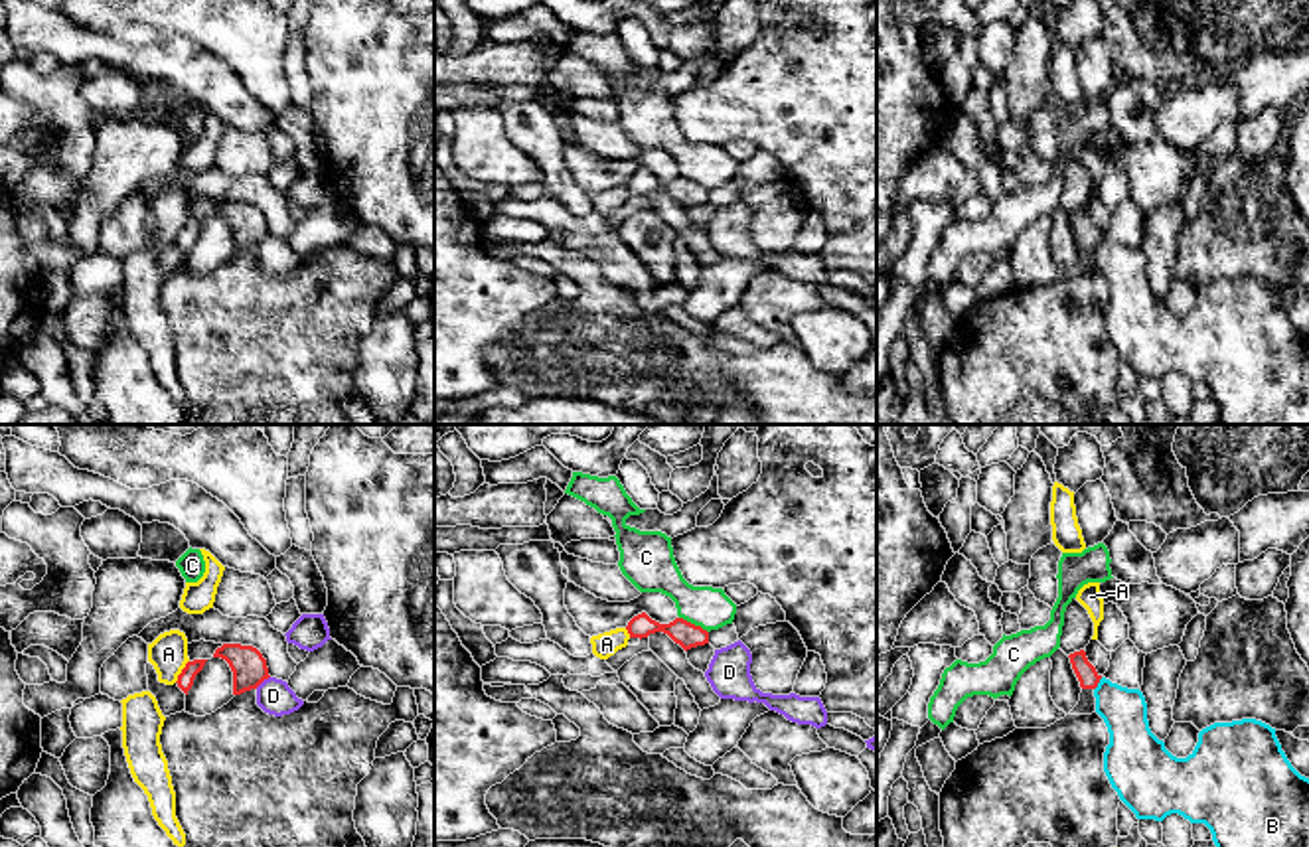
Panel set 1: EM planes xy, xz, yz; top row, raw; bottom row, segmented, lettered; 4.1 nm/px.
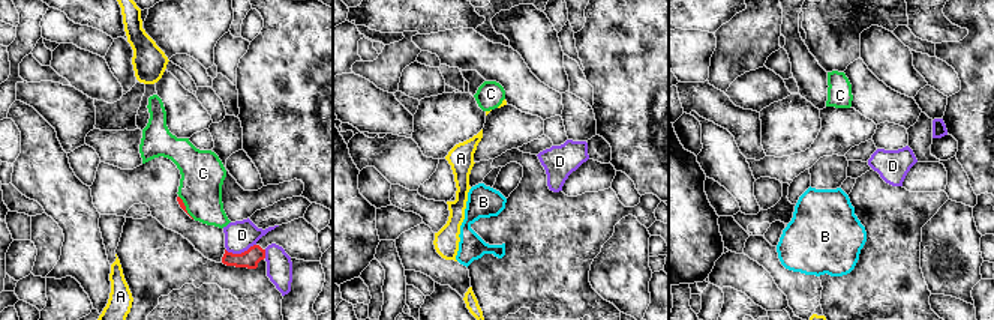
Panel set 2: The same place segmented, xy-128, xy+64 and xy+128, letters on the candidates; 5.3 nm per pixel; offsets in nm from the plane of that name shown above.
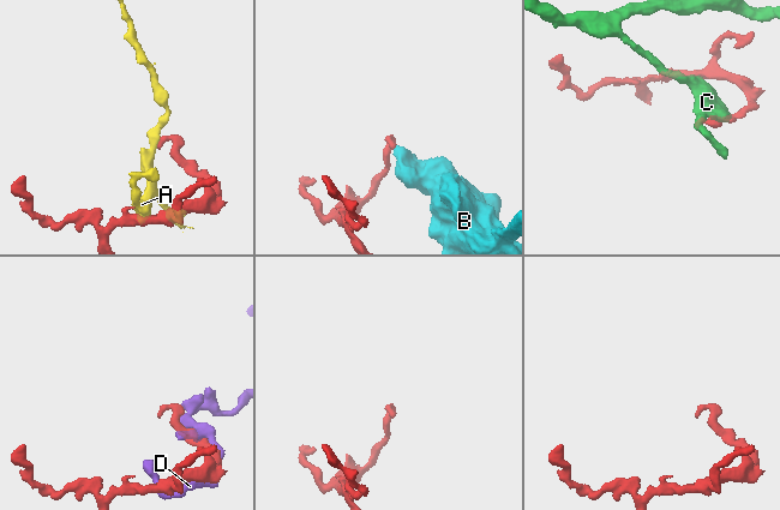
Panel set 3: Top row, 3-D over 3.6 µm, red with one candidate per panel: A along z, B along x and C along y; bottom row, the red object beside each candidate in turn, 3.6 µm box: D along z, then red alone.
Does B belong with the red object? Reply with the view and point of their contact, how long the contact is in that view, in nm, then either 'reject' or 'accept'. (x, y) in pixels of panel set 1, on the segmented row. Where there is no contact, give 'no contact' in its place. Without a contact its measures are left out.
yz (1098, 682) | 70 nm | reject

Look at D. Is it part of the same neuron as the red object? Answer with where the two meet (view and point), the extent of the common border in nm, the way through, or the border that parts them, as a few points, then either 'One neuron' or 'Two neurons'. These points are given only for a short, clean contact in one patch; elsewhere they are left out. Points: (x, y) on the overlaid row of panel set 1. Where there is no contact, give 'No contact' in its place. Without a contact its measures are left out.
Touches red at xy (261, 682). Shared border 80 nm. Two neurons

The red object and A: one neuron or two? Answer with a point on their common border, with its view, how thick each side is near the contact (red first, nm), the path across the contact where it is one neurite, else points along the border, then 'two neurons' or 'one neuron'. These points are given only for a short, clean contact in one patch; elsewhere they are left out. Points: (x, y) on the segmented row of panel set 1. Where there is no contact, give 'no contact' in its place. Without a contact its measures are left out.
meets red in xy at (182, 672); 70 nm thick on the red side, 160 nm on the other; border along xy (188, 660), (174, 682); two neurons

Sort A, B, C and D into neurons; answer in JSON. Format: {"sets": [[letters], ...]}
{"sets": [["A"], ["B"], ["C"], ["D"]]}

